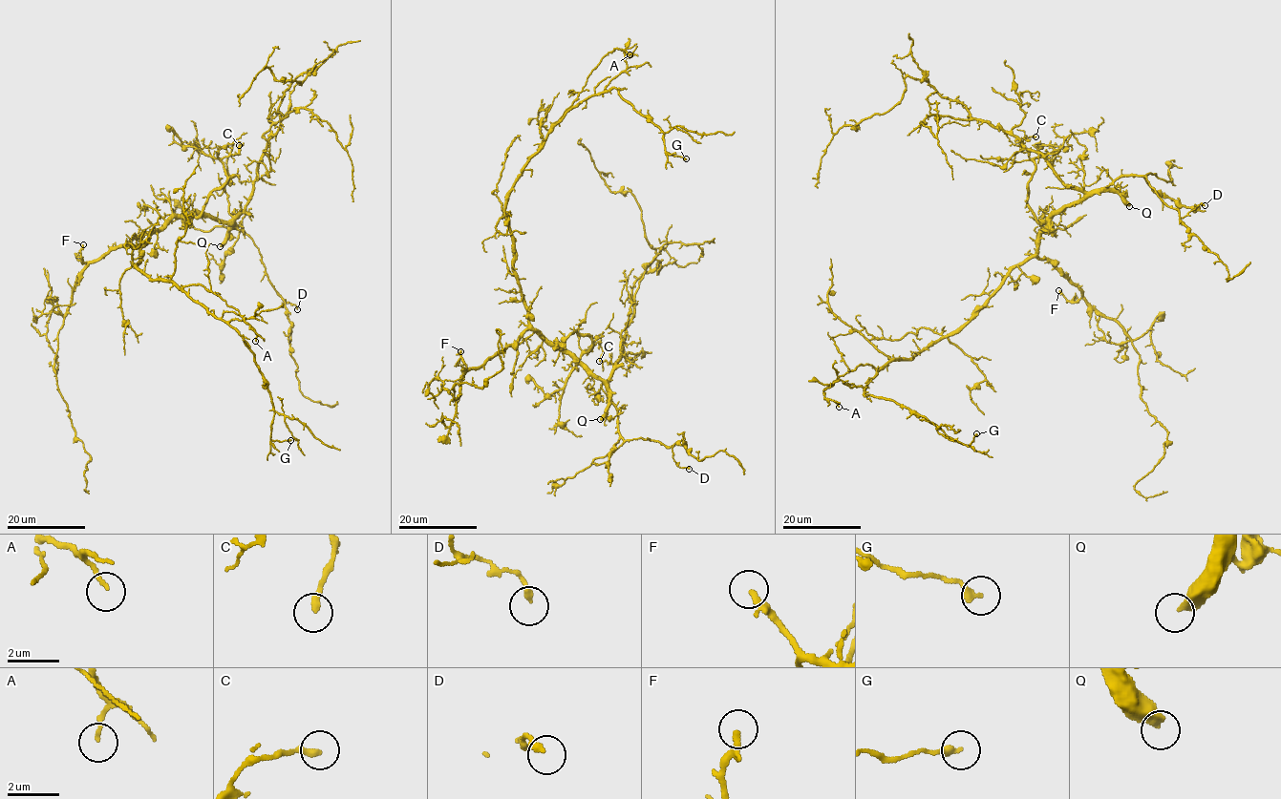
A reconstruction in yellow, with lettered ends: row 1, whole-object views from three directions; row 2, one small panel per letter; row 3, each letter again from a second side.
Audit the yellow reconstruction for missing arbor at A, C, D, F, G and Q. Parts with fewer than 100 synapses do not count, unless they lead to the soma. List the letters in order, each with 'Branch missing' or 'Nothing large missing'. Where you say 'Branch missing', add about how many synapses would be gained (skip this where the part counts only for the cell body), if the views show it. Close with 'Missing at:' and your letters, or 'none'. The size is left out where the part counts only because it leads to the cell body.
A: Nothing large missing
C: Nothing large missing
D: Nothing large missing
F: Nothing large missing
G: Nothing large missing
Q: Branch missing. Roughly 350 synapses
Missing at: Q

